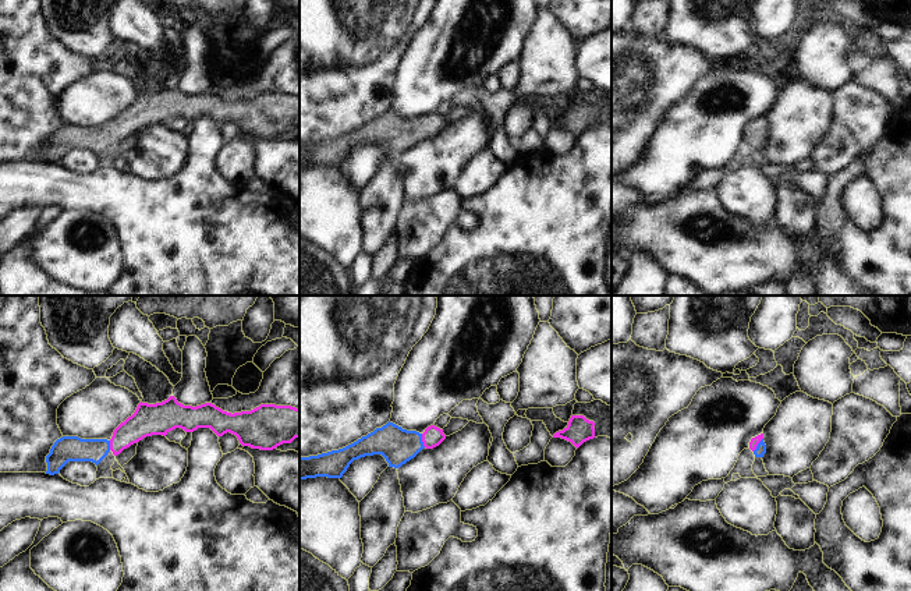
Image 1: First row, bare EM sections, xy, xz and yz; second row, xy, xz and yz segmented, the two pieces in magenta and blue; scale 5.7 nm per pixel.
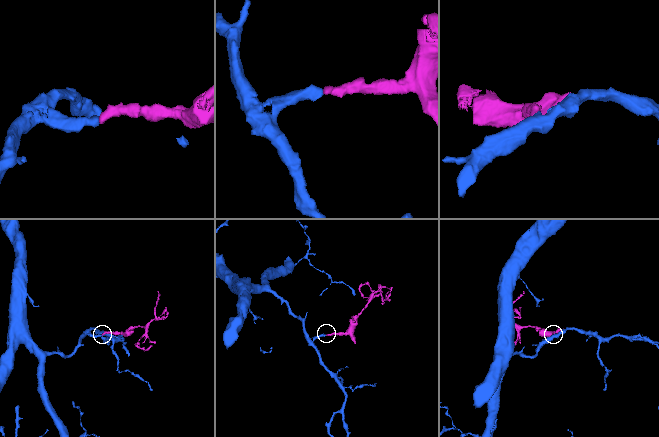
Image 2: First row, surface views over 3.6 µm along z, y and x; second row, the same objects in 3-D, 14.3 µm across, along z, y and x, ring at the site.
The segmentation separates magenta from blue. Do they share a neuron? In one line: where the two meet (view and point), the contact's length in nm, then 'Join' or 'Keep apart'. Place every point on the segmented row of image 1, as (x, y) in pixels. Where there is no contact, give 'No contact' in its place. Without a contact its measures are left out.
Touches magenta at xz (422, 441). Shared border 80 nm. Join.

